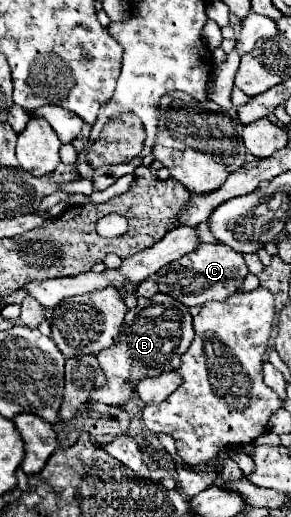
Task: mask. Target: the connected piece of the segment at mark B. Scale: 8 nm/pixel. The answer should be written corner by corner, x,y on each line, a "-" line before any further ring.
162,292
154,294
152,298
138,298
136,308
126,312
122,330
114,344
98,352
100,368
106,374
106,386
94,390
94,394
90,394
90,400
110,406
124,406
134,394
134,386
126,384
136,384
146,376
160,376
162,372
178,368
180,356
184,350
188,350
192,338
194,330
188,306
182,306
182,302

